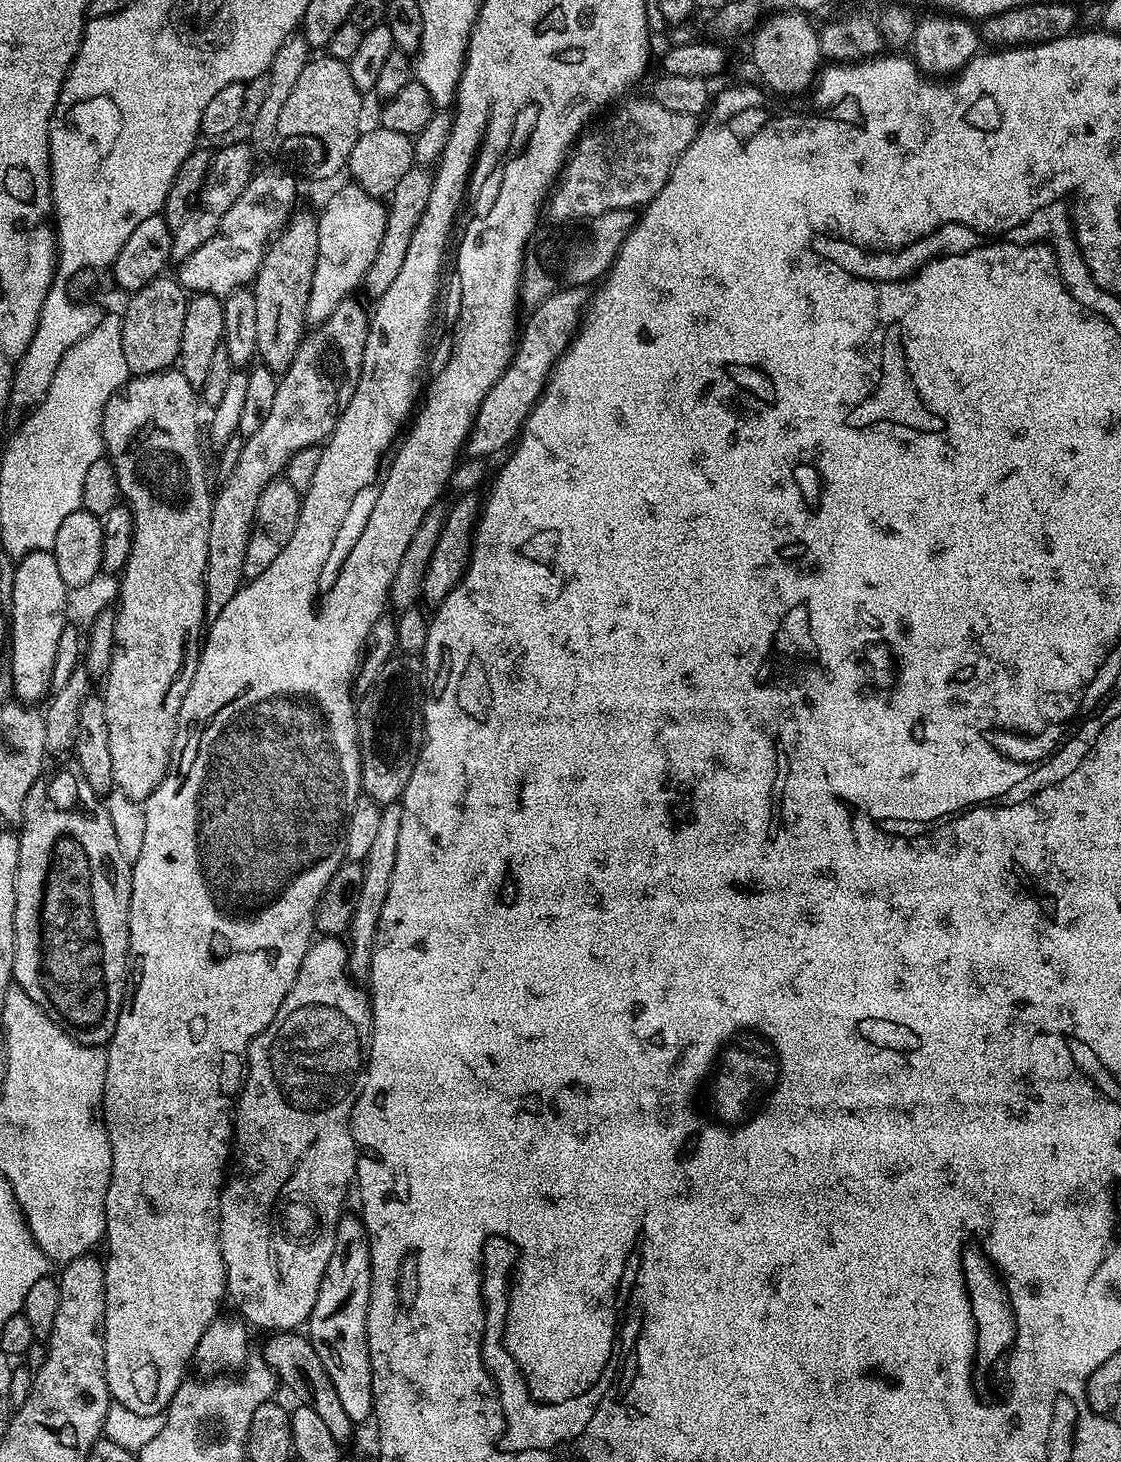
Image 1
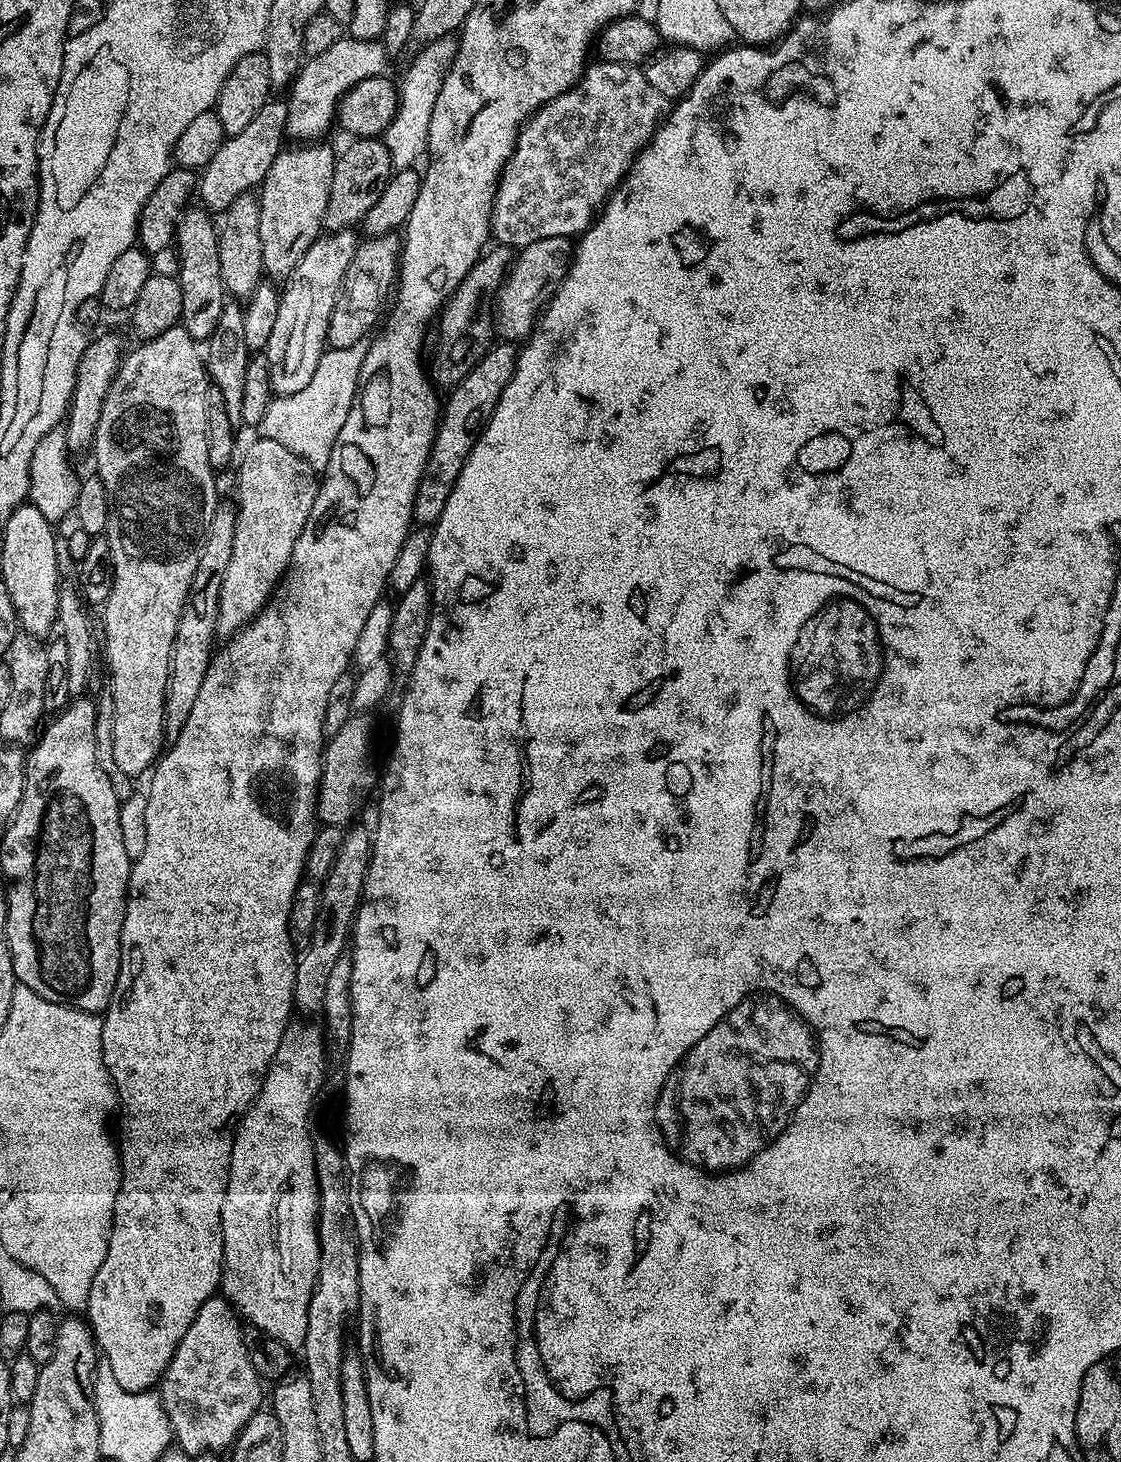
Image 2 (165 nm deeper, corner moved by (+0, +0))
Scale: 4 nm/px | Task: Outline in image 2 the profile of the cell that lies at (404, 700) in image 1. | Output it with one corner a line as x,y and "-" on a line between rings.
364,714
351,715
342,730
324,745
324,773
320,776
320,790
316,794
316,815
321,825
347,825
360,808
359,800
364,788
372,784
372,768
368,765
372,724
368,718

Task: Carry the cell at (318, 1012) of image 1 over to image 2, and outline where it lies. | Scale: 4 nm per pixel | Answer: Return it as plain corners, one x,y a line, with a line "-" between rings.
292,1022
284,1032
272,1065
264,1075
260,1093
236,1129
228,1185
222,1202
223,1295
251,1327
257,1328
267,1339
284,1344
289,1350
303,1349
306,1342
306,1318
318,1278
320,1257
316,1229
318,1186
314,1174
316,1151
312,1145
312,1111
324,1088
330,1056
326,1051
325,1035
319,1027
316,1028
303,1028

